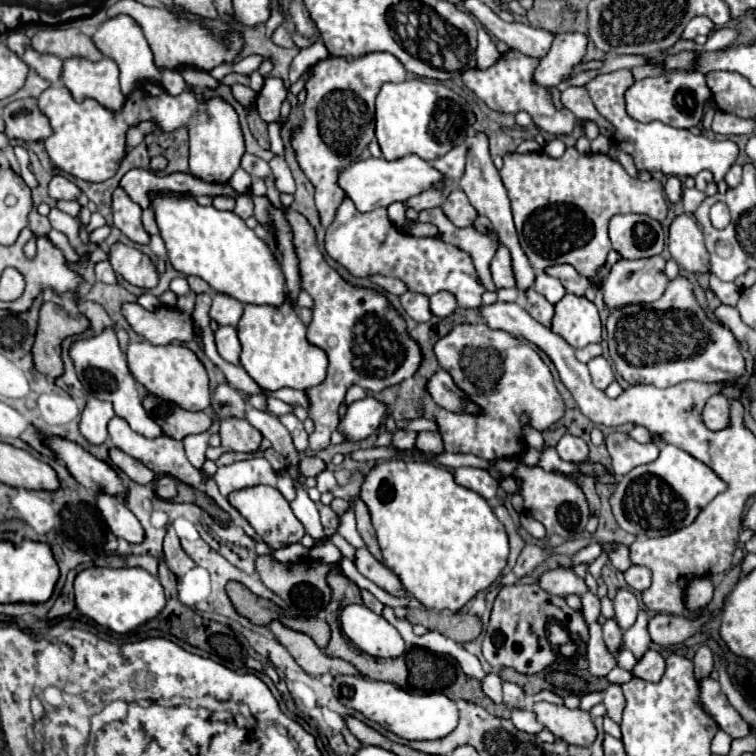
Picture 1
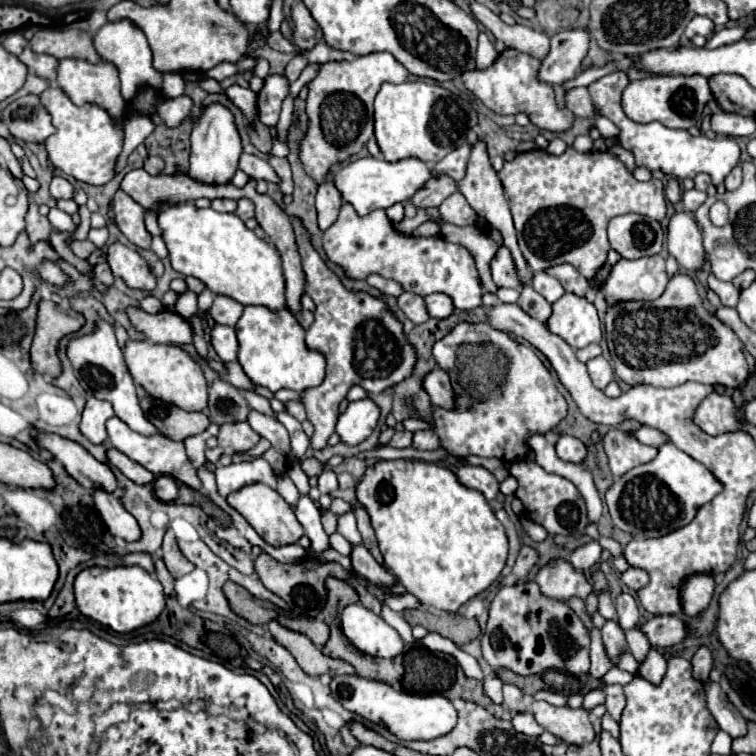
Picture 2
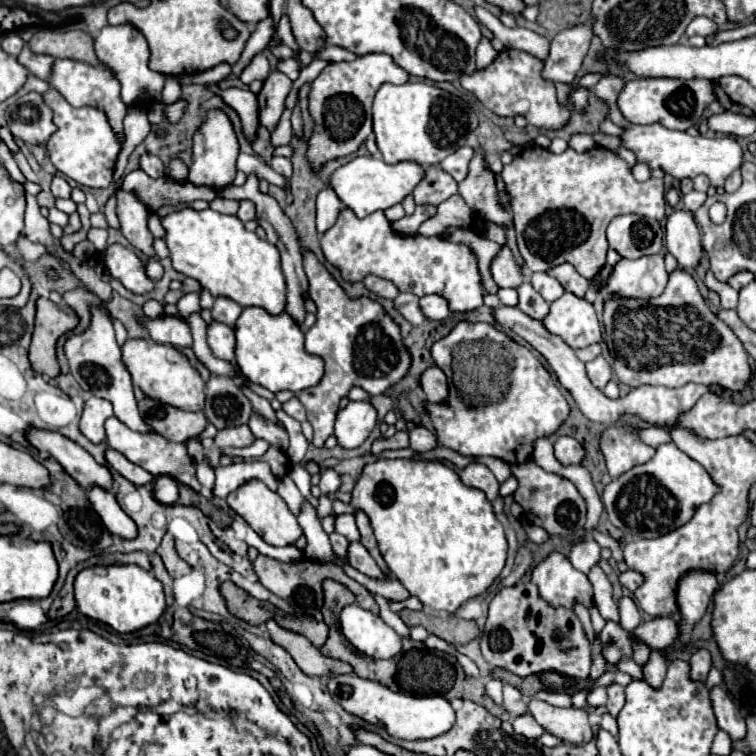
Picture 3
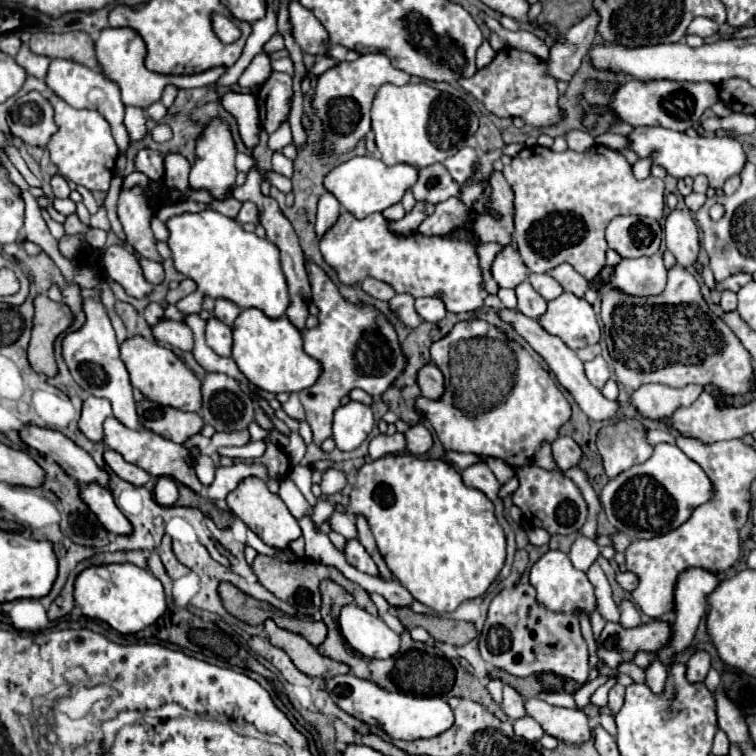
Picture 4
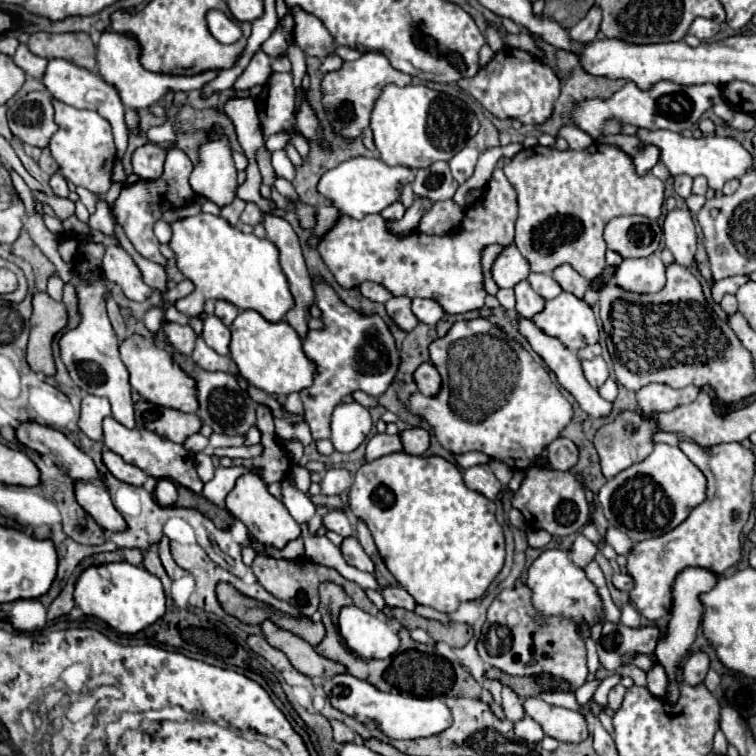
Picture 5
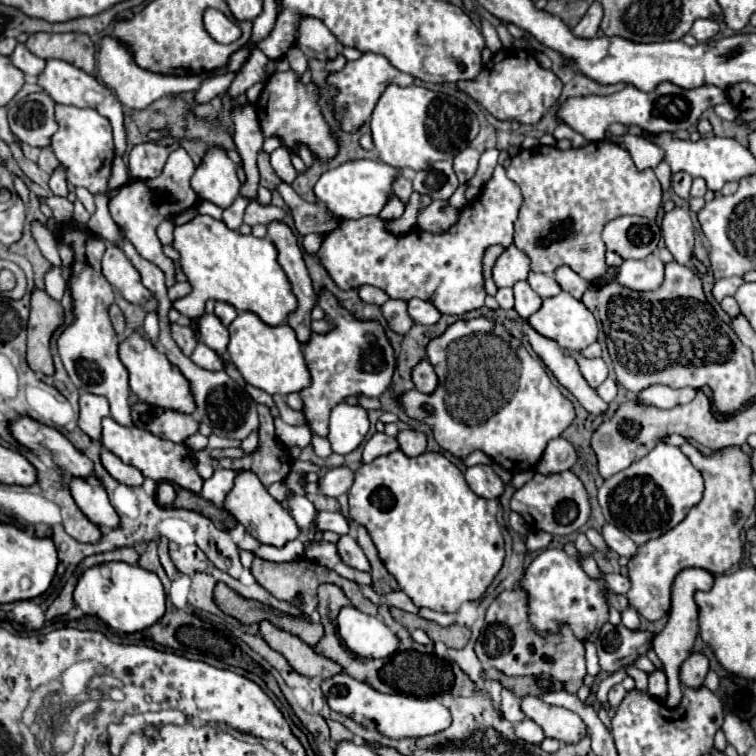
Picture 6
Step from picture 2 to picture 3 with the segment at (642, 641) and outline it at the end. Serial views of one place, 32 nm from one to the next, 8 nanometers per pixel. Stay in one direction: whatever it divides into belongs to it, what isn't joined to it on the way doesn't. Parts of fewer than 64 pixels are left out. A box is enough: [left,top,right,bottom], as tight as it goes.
[630,636,650,664]

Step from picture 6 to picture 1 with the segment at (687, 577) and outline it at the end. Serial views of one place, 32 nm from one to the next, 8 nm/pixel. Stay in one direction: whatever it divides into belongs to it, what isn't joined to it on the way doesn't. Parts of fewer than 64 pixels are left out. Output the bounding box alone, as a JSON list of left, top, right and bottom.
[688,576,712,610]

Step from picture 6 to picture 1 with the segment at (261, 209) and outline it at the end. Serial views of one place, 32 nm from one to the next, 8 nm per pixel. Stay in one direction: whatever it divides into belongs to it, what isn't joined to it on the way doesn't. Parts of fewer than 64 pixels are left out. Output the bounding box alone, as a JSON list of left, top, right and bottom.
[234,194,254,218]

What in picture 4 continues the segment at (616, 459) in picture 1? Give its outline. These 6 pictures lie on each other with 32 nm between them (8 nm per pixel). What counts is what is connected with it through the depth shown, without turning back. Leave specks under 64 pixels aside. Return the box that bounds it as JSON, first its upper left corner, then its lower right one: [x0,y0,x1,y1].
[596,420,654,478]

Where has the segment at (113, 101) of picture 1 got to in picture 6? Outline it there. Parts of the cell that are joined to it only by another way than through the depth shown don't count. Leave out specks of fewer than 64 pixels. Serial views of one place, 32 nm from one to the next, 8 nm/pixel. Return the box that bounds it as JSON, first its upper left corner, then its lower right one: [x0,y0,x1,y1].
[38,60,126,156]

